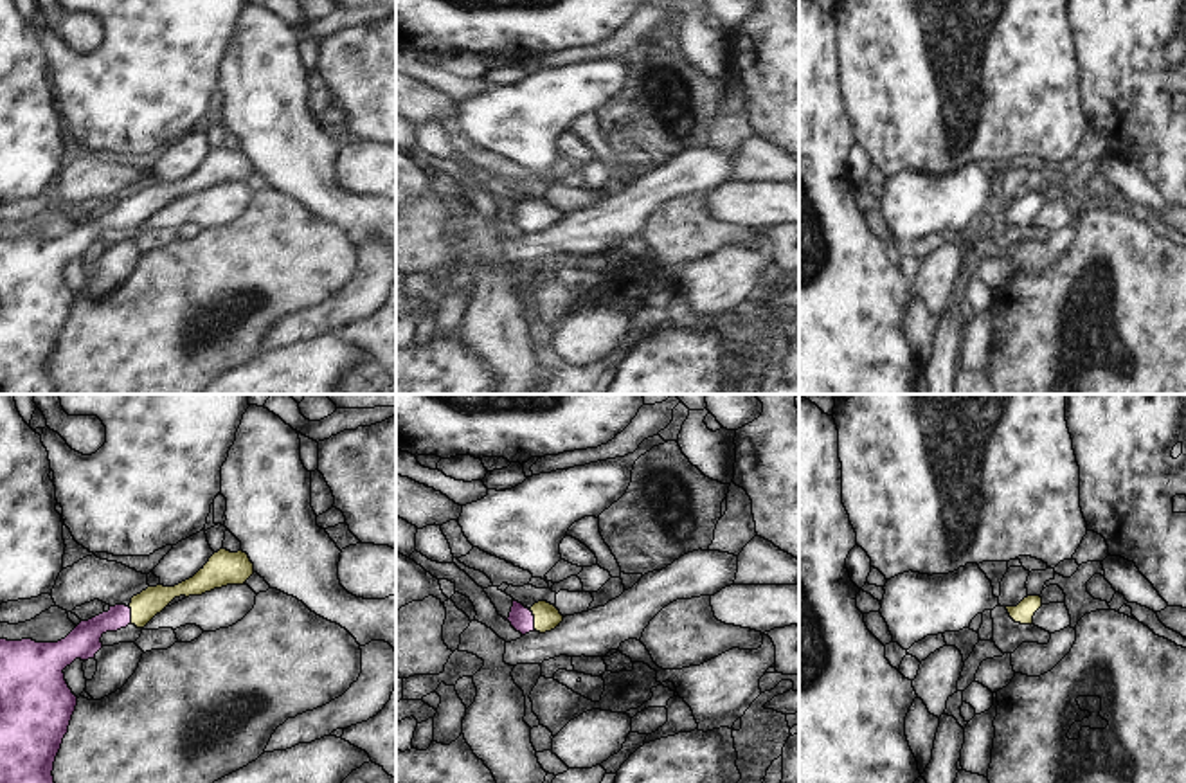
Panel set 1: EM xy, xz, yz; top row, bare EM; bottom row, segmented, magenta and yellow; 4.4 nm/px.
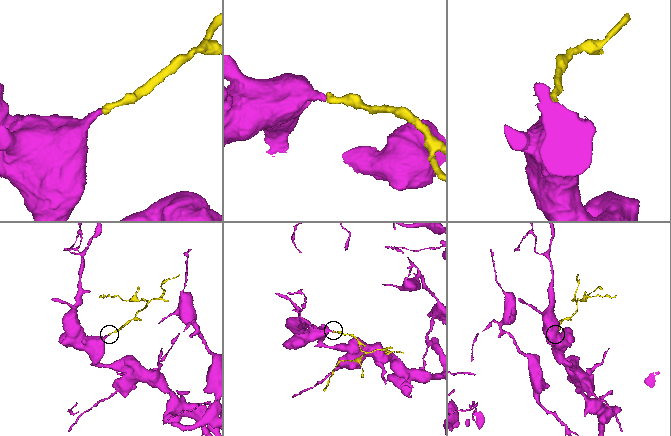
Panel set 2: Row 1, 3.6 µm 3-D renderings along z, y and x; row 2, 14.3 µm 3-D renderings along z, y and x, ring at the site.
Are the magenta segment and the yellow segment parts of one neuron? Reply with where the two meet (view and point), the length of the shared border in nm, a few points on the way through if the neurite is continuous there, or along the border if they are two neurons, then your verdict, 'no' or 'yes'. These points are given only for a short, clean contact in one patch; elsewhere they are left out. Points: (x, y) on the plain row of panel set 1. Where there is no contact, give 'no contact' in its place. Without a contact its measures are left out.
contact xz (533, 216); length 100 nm; way xz (521, 215), (533, 216), (548, 213); yes

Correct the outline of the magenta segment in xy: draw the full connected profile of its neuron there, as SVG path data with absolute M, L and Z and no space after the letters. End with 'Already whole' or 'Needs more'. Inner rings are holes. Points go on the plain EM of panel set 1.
M220 146L189 176L175 184L148 184L131 194L131 200L110 203L88 218L81 218L58 239L32 236L0 236L0 394L61 394L54 380L54 358L68 329L77 293L65 277L63 266L76 256L88 257L103 245L101 234L128 221L144 225L175 194L202 193L227 182L243 182L254 171L254 160L243 148Z. Needs more.

